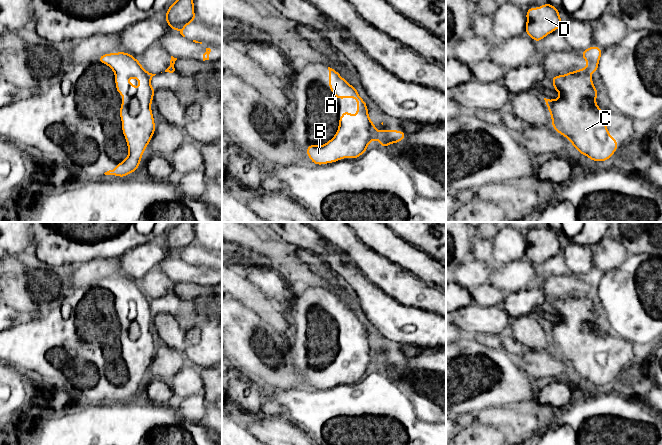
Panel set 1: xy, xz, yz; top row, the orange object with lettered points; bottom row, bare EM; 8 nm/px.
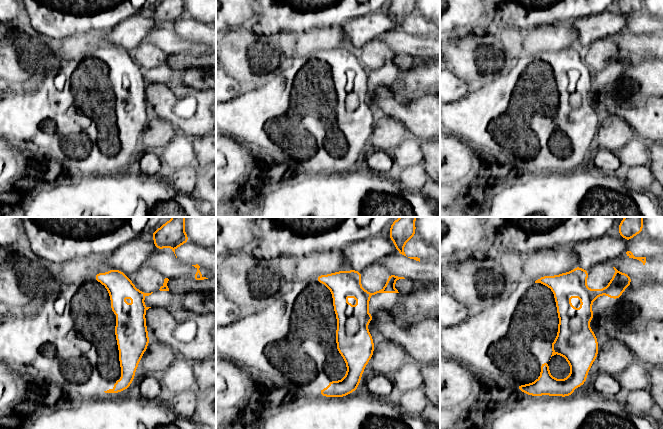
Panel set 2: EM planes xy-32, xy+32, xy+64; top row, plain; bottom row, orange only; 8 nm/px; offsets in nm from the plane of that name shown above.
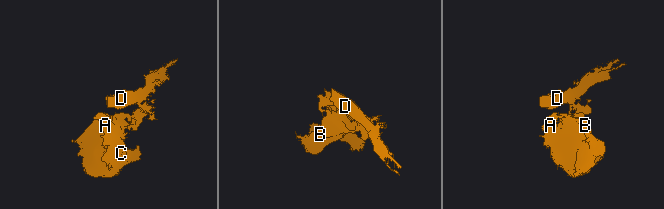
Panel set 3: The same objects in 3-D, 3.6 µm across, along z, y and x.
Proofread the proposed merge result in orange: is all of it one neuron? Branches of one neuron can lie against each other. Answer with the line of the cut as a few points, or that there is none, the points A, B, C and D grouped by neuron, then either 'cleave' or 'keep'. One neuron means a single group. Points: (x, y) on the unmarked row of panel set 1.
xz (369, 342), (369, 364), (364, 374) | A B C / D | cleave

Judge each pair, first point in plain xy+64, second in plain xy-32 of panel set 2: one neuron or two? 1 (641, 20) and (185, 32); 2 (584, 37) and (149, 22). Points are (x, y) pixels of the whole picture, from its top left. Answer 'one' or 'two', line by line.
1: one
2: one

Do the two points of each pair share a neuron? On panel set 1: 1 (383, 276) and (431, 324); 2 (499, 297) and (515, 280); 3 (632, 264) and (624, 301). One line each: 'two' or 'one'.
1: two
2: two
3: one

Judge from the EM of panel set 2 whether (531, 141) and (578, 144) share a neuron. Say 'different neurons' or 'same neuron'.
same neuron

